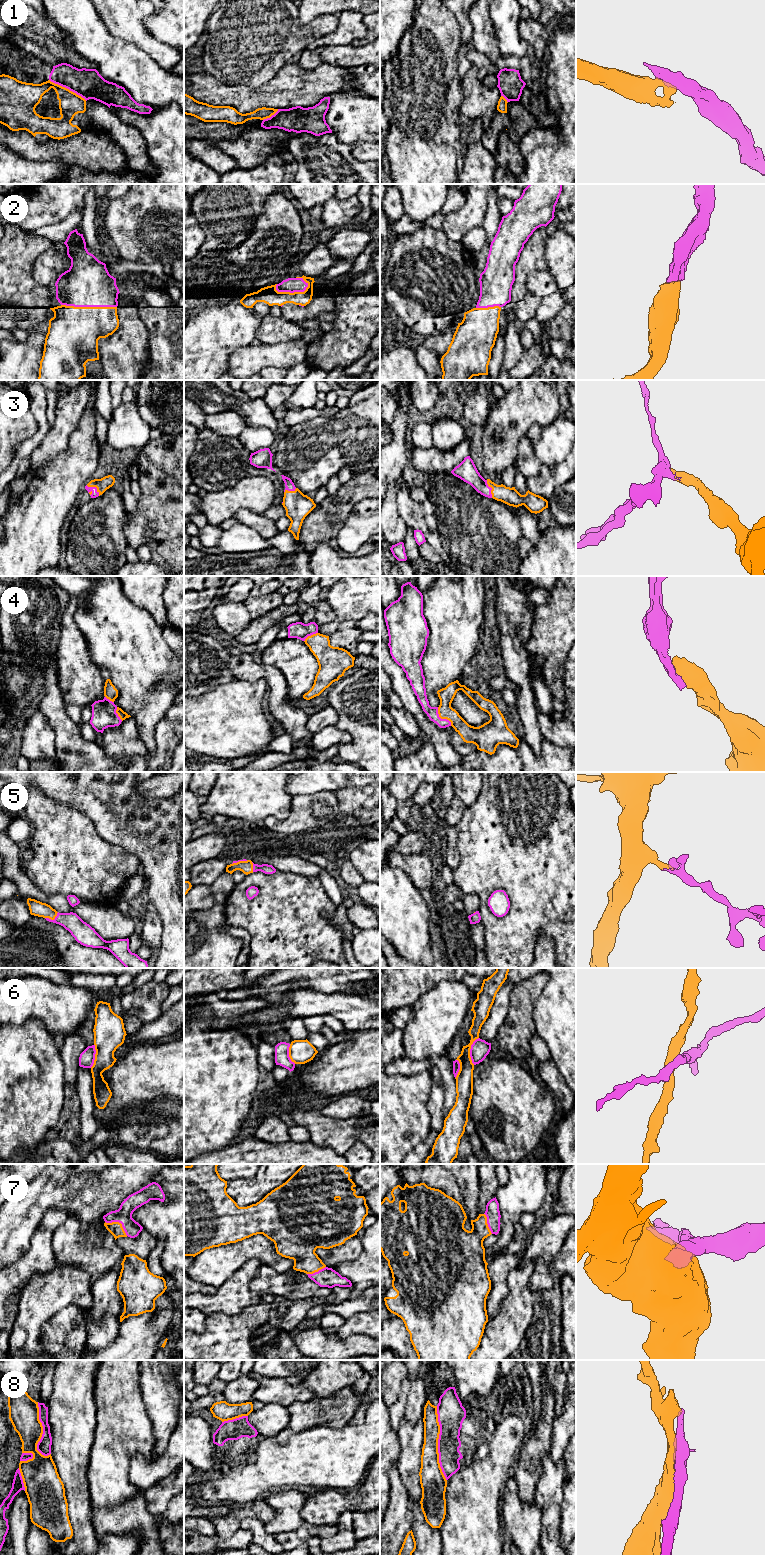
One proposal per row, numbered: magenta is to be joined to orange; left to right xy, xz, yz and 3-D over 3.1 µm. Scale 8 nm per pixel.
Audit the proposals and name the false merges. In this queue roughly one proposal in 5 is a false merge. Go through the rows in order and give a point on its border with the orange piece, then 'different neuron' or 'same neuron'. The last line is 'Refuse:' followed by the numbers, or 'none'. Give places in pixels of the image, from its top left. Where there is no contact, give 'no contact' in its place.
1: meets orange in xy at (68, 89); different neuron
2: meets orange in xy at (89, 307); same neuron
3: meets orange in xy at (95, 486); same neuron
4: meets orange in yz at (442, 718); same neuron
5: meets orange in xy at (52, 919); same neuron
6: meets orange in yz at (469, 1051); different neuron
7: meets orange in xy at (118, 1222); same neuron
8: meets orange in yz at (437, 1443); different neuron
Refuse: 1, 6, 8

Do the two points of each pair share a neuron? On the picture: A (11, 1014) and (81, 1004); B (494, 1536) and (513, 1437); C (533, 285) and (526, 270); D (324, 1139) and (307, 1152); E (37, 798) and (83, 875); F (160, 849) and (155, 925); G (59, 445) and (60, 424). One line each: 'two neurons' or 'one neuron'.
A: one neuron
B: one neuron
C: two neurons
D: two neurons
E: one neuron
F: two neurons
G: one neuron

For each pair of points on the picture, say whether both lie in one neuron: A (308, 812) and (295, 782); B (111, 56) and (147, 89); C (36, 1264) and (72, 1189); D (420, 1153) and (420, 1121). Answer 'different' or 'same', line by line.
A: different
B: same
C: different
D: different

